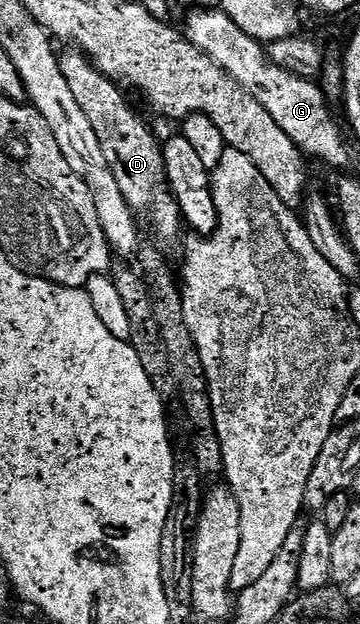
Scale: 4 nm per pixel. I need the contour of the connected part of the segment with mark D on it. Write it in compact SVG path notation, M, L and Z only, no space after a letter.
M67 48L67 51L62 51L59 54L59 67L61 76L65 76L65 84L69 84L81 112L85 112L93 132L97 132L101 153L117 179L121 196L125 196L125 204L129 204L140 223L147 222L148 228L155 233L154 241L164 251L178 251L185 234L185 223L177 200L167 189L167 173L160 139L155 139L154 132L143 123L142 116L127 103L127 98L123 95L126 93L119 83L107 79L91 64L82 50Z

